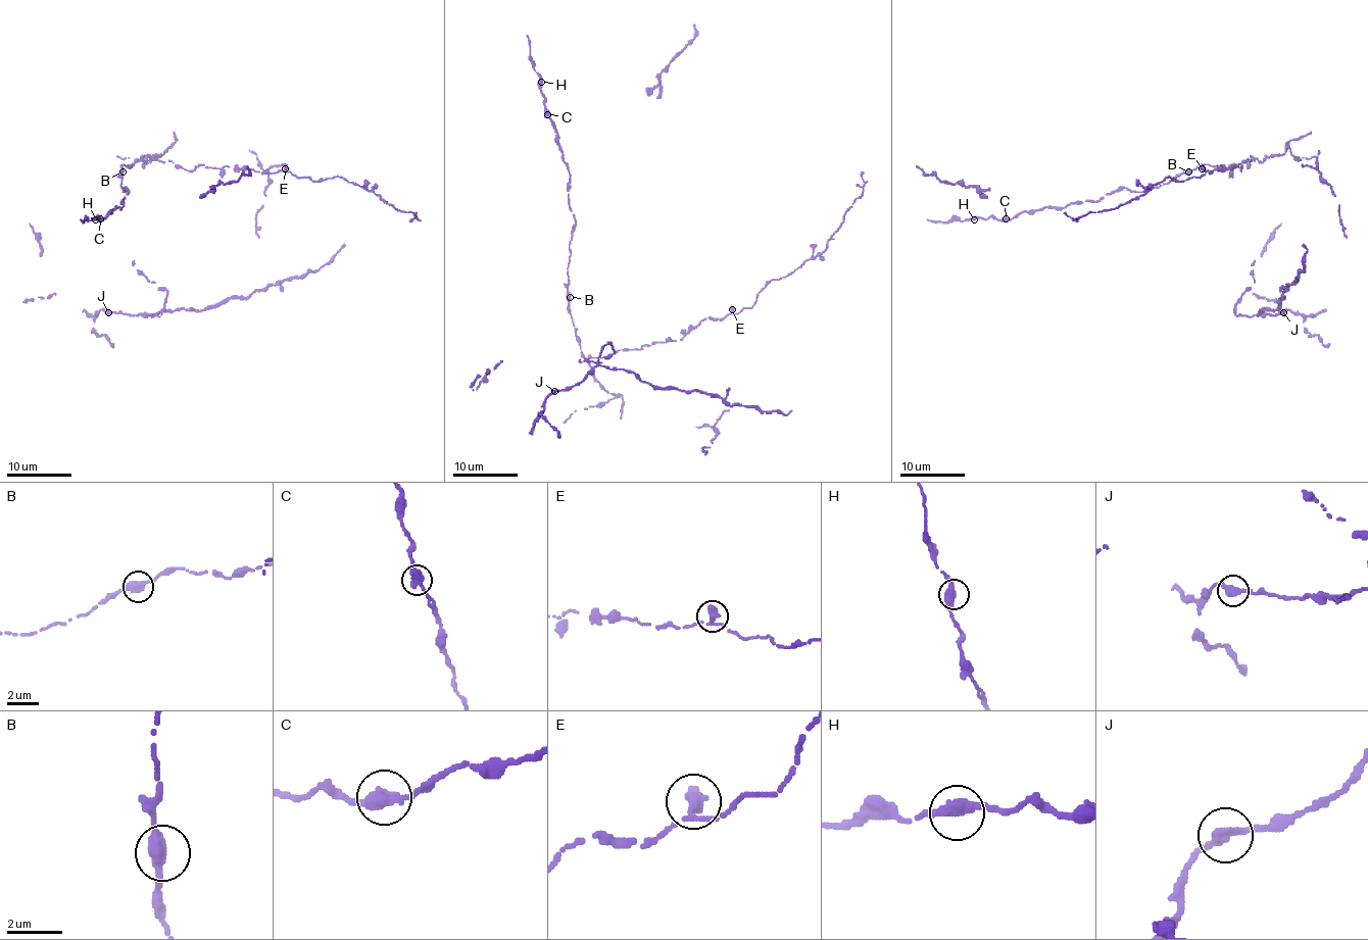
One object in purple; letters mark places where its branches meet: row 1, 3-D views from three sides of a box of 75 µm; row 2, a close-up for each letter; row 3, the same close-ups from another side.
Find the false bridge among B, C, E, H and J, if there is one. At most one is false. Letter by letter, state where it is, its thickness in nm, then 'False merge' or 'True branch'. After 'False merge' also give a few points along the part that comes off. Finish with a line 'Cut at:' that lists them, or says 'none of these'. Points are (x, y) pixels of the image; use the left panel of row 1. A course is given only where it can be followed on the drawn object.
B: Place: (123, 171). Thickness 380 nm. True branch
C: Place: (100, 218). Thickness 400 nm. True branch
E: Place: (285, 168). Thickness 380 nm. True branch
H: Place: (95, 219). Thickness 400 nm. True branch
J: Place: (108, 312). Thickness 360 nm. True branch
Cut at: none of these

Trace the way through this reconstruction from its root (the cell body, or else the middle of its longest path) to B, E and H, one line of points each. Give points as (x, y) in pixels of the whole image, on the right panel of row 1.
B: (1248, 160), (1226, 168), (1200, 163), (1188, 171)
E: (1248, 160), (1249, 163), (1242, 160), (1240, 170), (1237, 165), (1212, 174), (1202, 168)
H: (1248, 160), (1226, 168), (1200, 163), (1146, 191), (1119, 188), (1097, 201), (1024, 211), (1011, 219), (974, 219)

